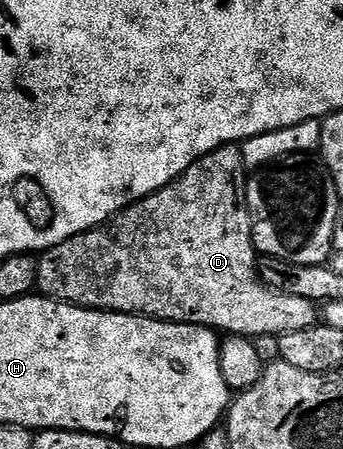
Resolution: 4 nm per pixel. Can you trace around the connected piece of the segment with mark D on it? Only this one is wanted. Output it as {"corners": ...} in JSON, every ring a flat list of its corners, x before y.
{"corners":[[224,145,203,155,170,185,122,209,98,229,75,235,40,254,37,289,55,301,66,301,84,309,126,313,180,325,202,325,234,337,281,338,291,331,314,329,319,323,318,302,277,293,261,282,246,184,245,160,237,145]]}

